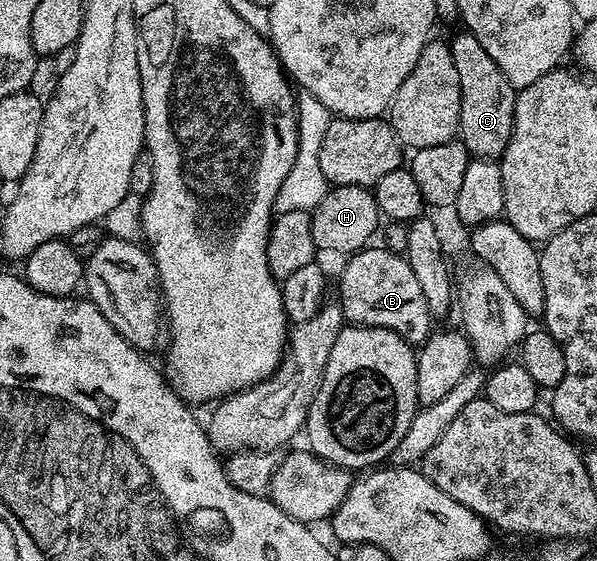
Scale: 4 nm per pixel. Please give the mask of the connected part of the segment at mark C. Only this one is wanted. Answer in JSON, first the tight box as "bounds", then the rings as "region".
{"bounds":[449,29,517,159],"region":[[[466,29],[460,35],[449,39],[453,53],[453,65],[457,68],[457,77],[461,80],[461,113],[459,114],[458,138],[465,145],[468,156],[476,159],[502,159],[509,139],[513,137],[513,117],[515,116],[515,96],[517,89],[497,69],[497,61],[485,53],[481,41]]]}

